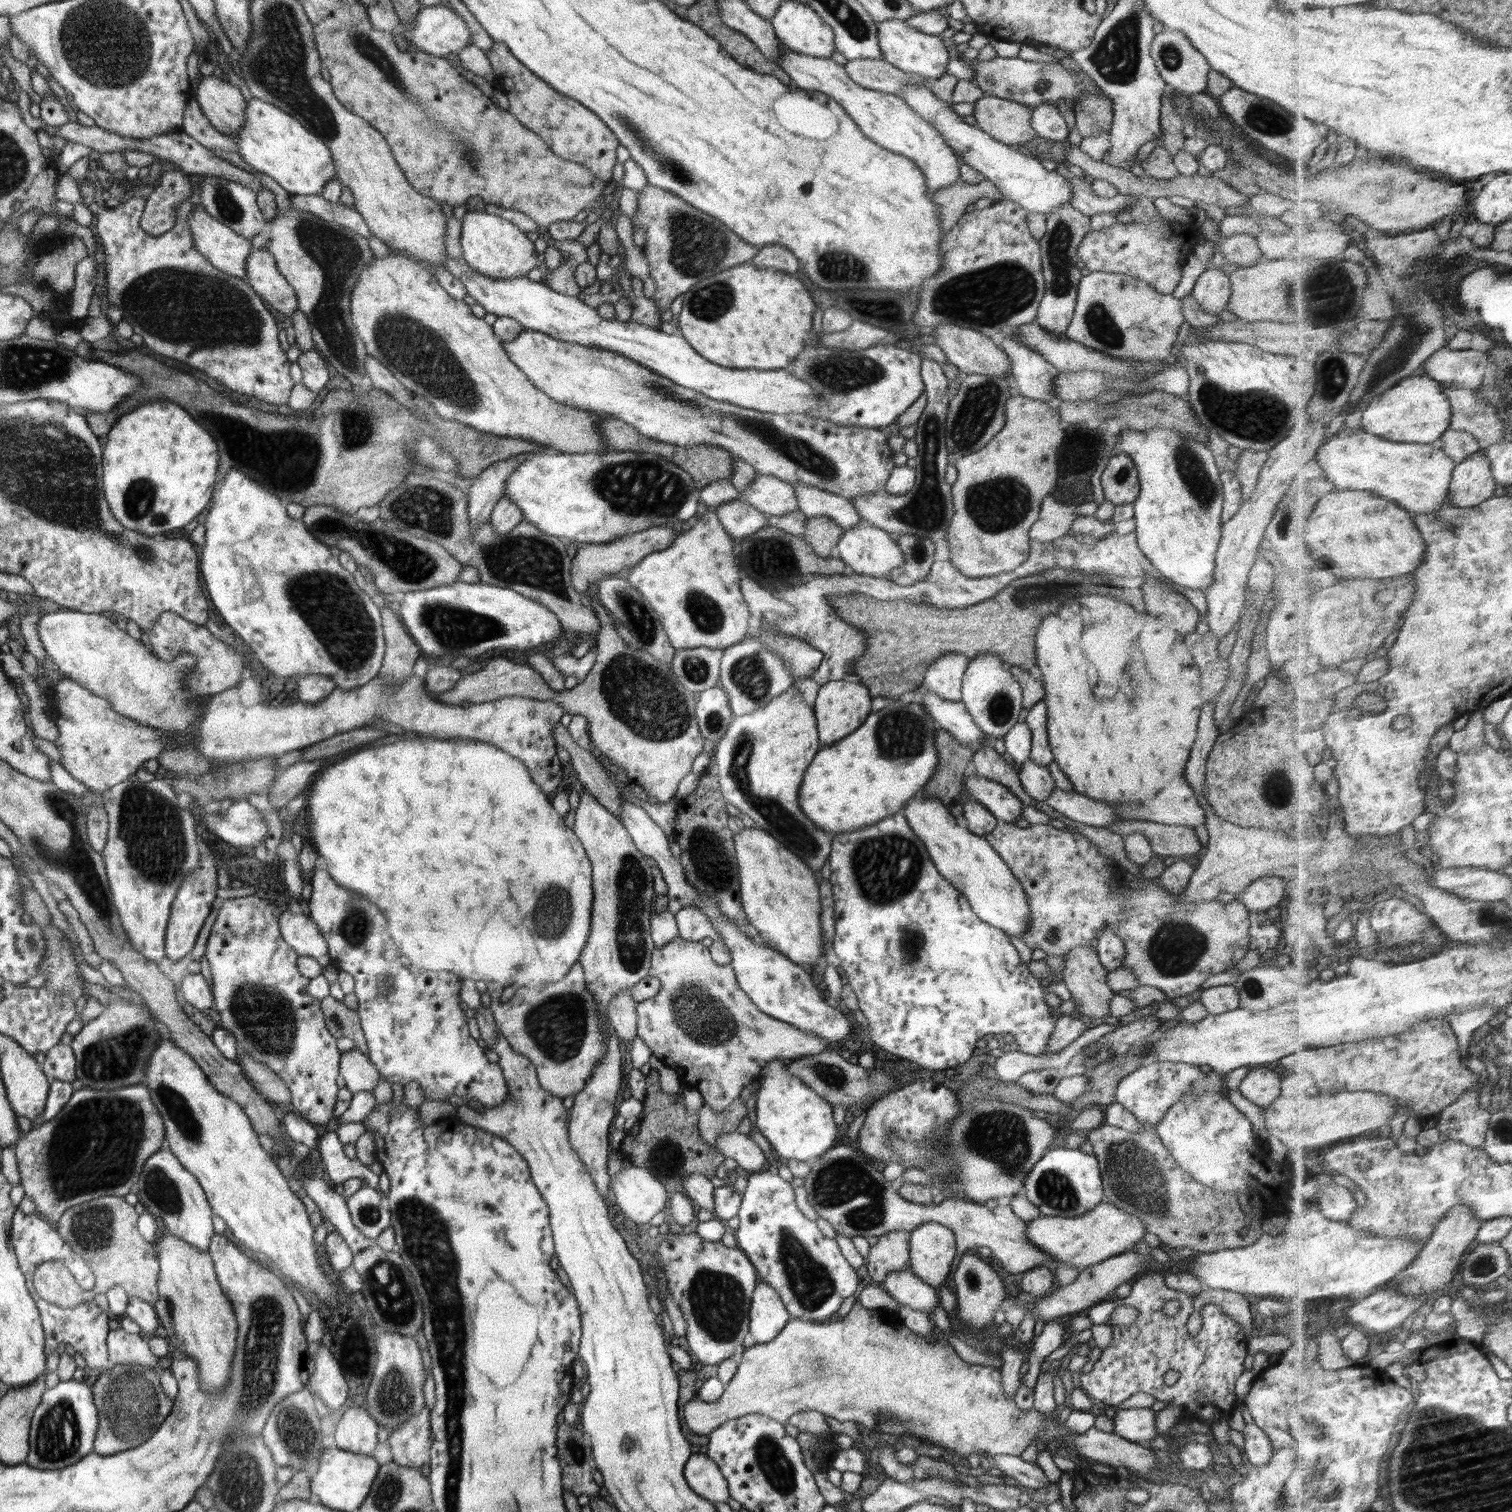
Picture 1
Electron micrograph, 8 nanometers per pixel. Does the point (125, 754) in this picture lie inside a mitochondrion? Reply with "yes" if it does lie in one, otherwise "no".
no

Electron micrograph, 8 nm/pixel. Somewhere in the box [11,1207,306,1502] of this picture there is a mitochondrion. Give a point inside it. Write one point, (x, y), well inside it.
(261, 1350)

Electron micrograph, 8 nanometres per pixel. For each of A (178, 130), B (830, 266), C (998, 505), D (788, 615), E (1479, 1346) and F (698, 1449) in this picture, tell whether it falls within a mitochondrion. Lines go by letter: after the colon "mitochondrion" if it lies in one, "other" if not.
A: other
B: mitochondrion
C: mitochondrion
D: other
E: other
F: other

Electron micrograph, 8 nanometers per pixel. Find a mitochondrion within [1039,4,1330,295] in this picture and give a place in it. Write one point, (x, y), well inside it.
(1116, 59)

